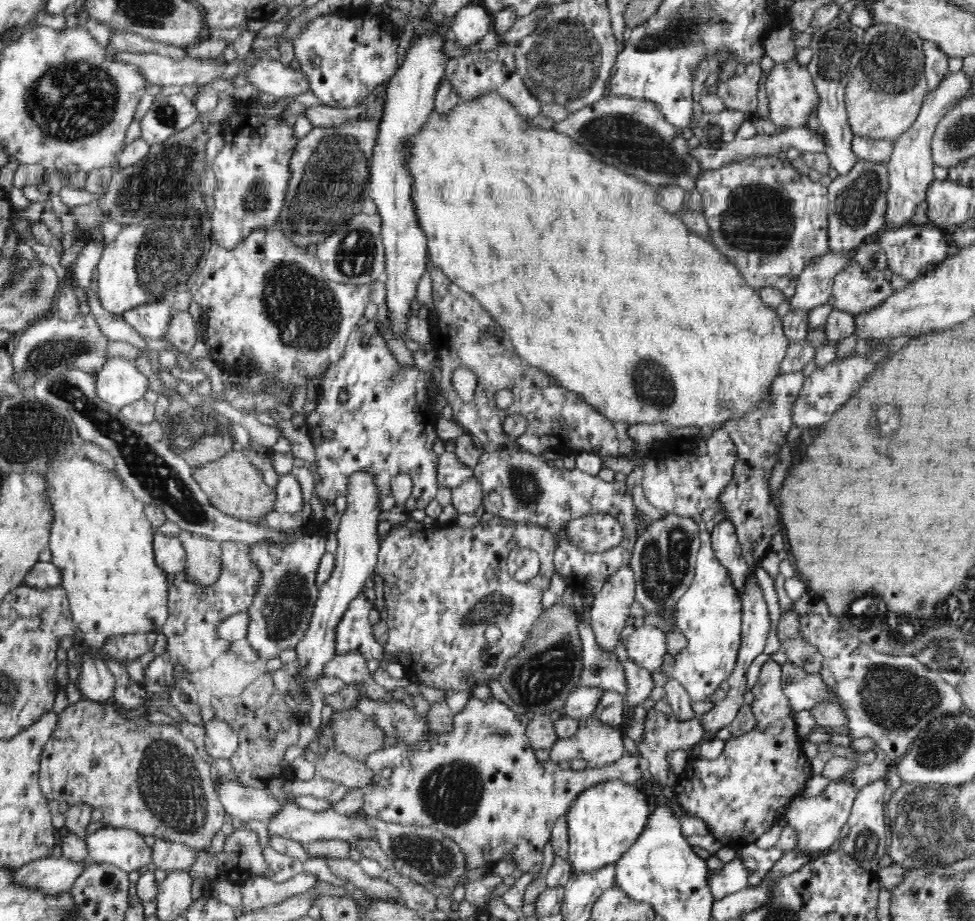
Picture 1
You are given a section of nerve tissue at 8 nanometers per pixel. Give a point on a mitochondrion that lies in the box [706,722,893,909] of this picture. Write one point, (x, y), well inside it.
(873, 840)

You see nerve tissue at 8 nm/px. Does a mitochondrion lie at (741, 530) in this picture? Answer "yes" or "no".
no

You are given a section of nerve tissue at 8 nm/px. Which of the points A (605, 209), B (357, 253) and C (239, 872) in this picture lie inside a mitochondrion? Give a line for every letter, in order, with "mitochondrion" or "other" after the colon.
A: other
B: mitochondrion
C: other

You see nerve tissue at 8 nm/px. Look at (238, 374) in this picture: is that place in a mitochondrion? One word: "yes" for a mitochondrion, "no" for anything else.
no

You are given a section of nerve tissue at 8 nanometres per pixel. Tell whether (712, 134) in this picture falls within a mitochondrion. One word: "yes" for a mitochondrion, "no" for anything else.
yes

